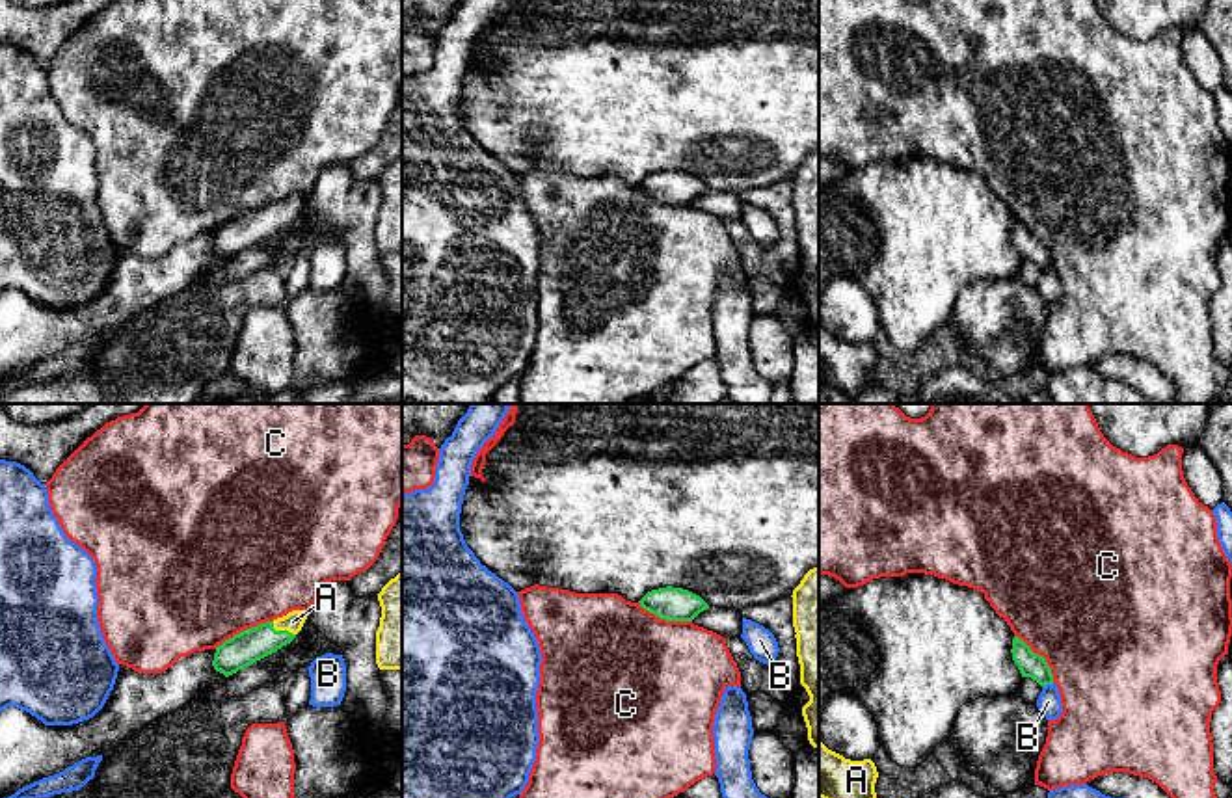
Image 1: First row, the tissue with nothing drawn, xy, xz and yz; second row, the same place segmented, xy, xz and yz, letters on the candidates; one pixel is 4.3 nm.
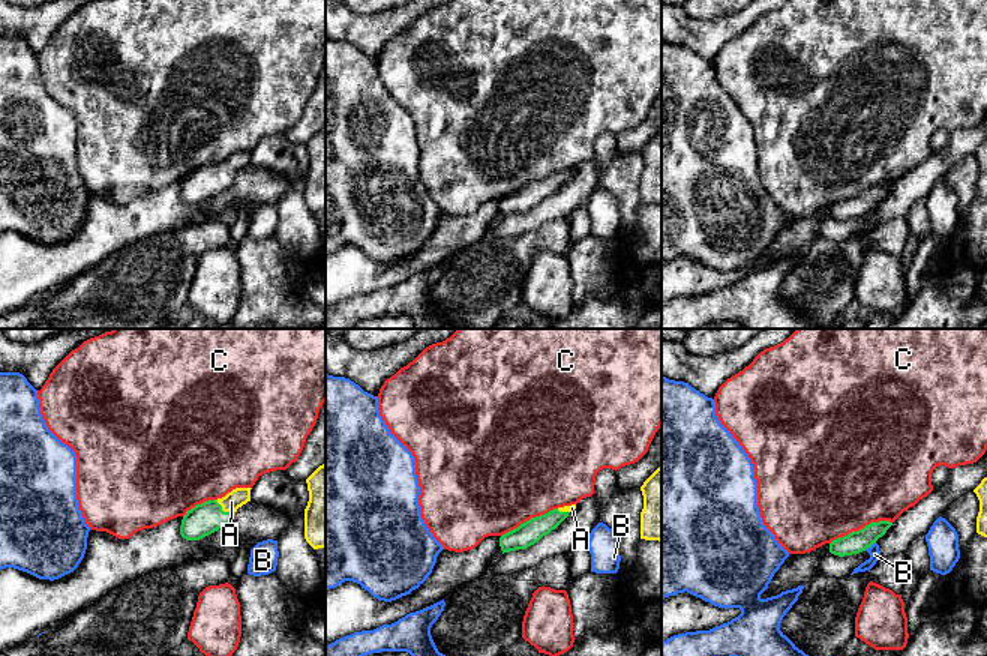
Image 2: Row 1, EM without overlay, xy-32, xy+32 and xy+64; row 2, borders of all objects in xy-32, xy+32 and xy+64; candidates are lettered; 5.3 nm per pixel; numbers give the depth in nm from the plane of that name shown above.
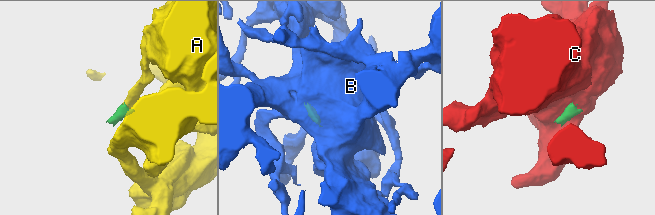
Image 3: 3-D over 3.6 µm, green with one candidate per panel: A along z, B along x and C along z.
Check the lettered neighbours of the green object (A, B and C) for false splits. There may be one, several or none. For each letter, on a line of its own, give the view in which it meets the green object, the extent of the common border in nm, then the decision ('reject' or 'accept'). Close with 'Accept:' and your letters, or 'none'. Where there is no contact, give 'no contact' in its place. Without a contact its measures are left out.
A: meets green in xy; contact 120 nm long; accept
B: meets green in yz; contact 50 nm long; reject
C: meets green in xy; contact 280 nm long; reject
Accept: A

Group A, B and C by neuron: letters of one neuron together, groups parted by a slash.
A / B / C

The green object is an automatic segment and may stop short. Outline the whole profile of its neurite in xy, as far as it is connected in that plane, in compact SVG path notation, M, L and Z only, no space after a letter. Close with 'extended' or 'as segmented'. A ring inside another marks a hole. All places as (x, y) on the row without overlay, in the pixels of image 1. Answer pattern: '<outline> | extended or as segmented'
M292 193L283 201L246 212L216 231L212 249L225 260L251 249L290 227L301 214L307 195Z | extended

